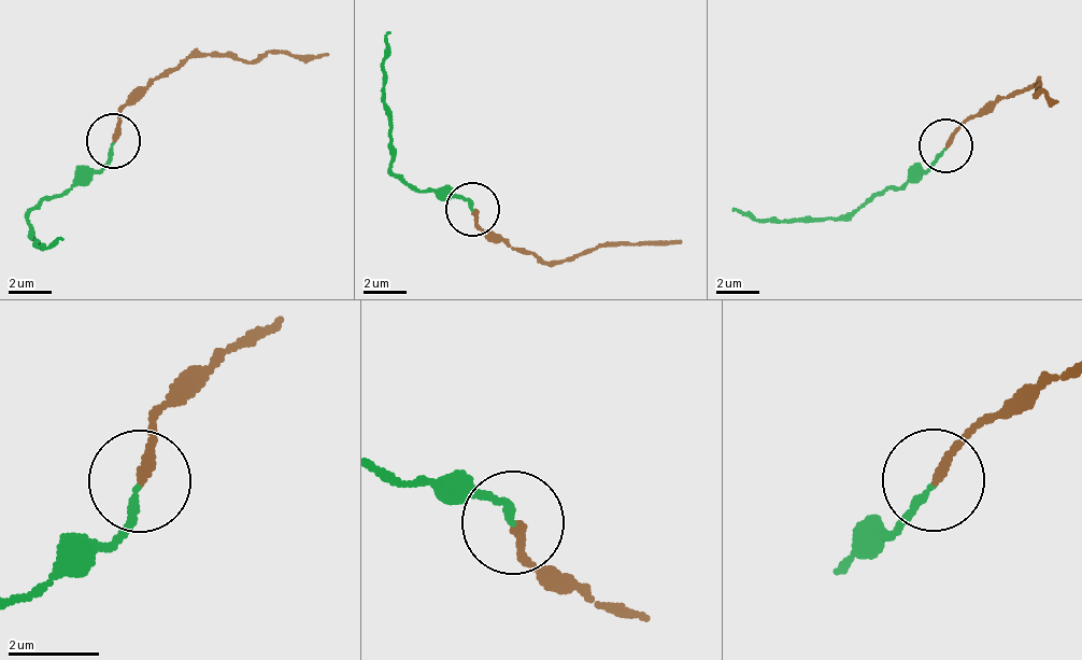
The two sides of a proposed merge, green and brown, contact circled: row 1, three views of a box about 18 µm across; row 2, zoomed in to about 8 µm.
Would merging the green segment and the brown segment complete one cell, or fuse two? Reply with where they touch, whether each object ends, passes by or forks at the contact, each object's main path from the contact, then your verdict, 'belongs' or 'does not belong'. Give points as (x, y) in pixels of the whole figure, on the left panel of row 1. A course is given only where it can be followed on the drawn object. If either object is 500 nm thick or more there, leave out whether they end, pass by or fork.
at (113, 140); green ends there; brown ends there; green runs (114, 142), (98, 171), (77, 172), (30, 216), (34, 248), (43, 251), (62, 239); brown runs (114, 142), (128, 100), (190, 55), (216, 55), (246, 61), (329, 53); belongs

